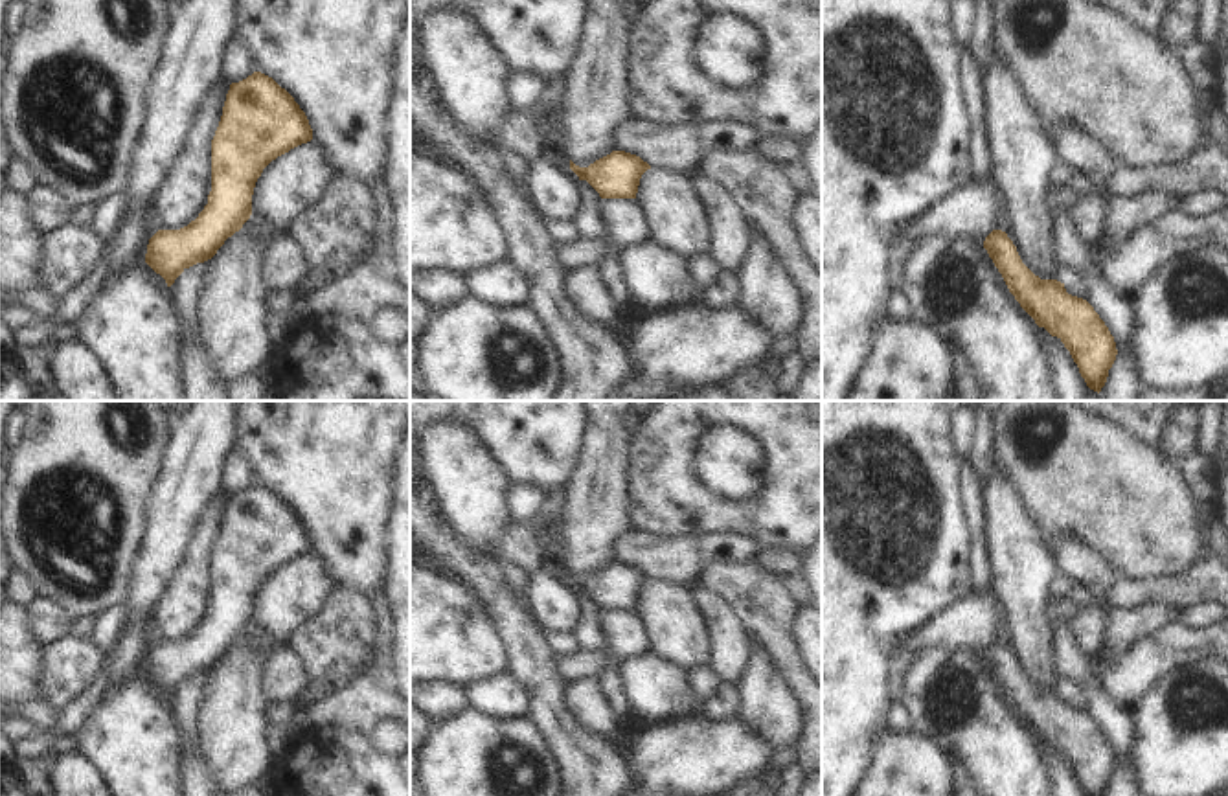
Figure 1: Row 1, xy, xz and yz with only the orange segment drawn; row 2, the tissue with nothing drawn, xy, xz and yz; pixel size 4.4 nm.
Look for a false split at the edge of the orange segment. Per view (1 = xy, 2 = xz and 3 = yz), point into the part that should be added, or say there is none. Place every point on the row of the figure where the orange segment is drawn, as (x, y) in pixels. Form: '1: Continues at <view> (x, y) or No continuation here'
1: No continuation here
2: No continuation here
3: No continuation here

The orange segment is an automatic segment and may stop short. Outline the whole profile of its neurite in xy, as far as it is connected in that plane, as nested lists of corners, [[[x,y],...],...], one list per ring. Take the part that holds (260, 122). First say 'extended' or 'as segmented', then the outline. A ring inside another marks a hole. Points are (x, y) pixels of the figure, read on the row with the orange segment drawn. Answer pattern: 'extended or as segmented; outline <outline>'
as segmented; outline [[[254,72],[232,83],[211,140],[208,204],[188,226],[158,230],[149,239],[145,263],[171,287],[186,268],[211,259],[250,219],[263,169],[311,140],[305,112],[272,77]]]

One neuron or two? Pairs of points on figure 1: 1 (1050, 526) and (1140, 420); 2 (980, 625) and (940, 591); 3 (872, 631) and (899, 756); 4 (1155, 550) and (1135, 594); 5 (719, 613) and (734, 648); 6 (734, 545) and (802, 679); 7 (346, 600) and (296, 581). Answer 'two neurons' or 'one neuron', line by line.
1: two neurons
2: two neurons
3: two neurons
4: two neurons
5: one neuron
6: two neurons
7: two neurons

